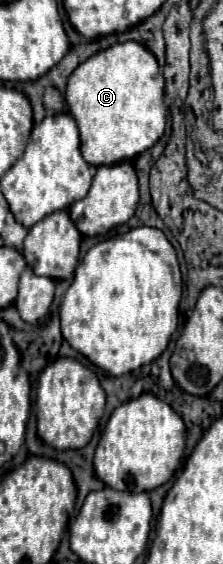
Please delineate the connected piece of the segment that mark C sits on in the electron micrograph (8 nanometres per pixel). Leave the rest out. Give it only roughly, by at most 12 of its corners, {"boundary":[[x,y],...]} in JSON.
{"boundary":[[136,41],[78,65],[82,157],[134,161],[164,133],[164,75]]}

